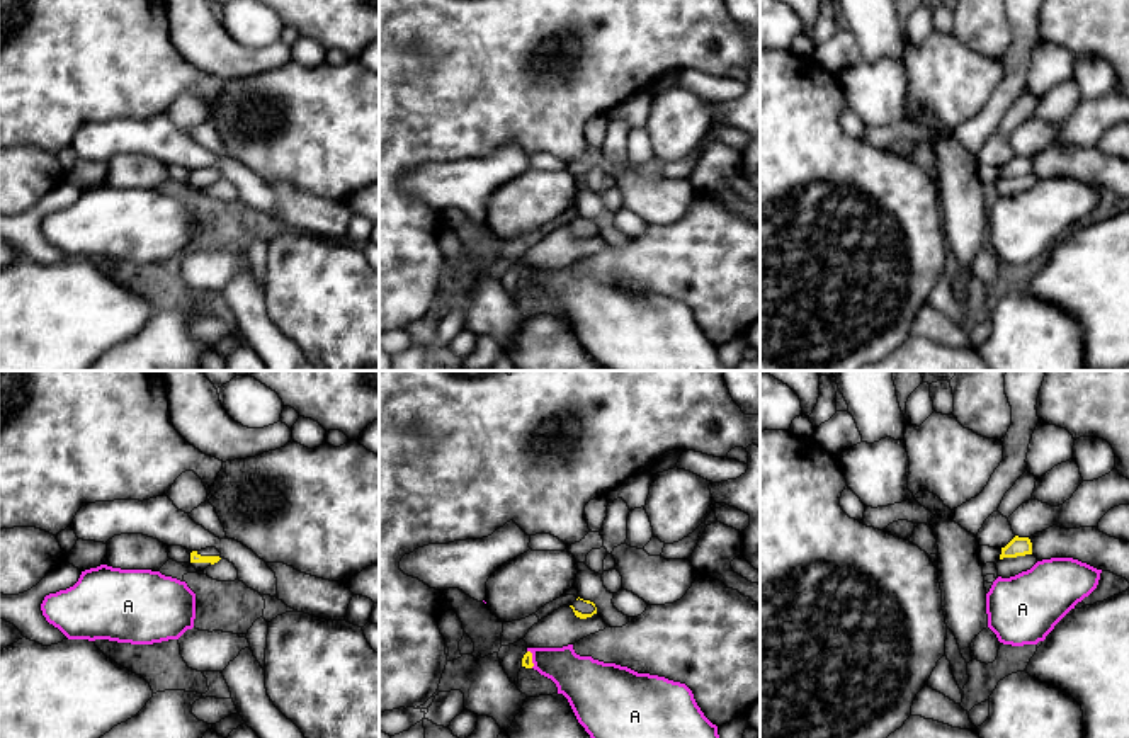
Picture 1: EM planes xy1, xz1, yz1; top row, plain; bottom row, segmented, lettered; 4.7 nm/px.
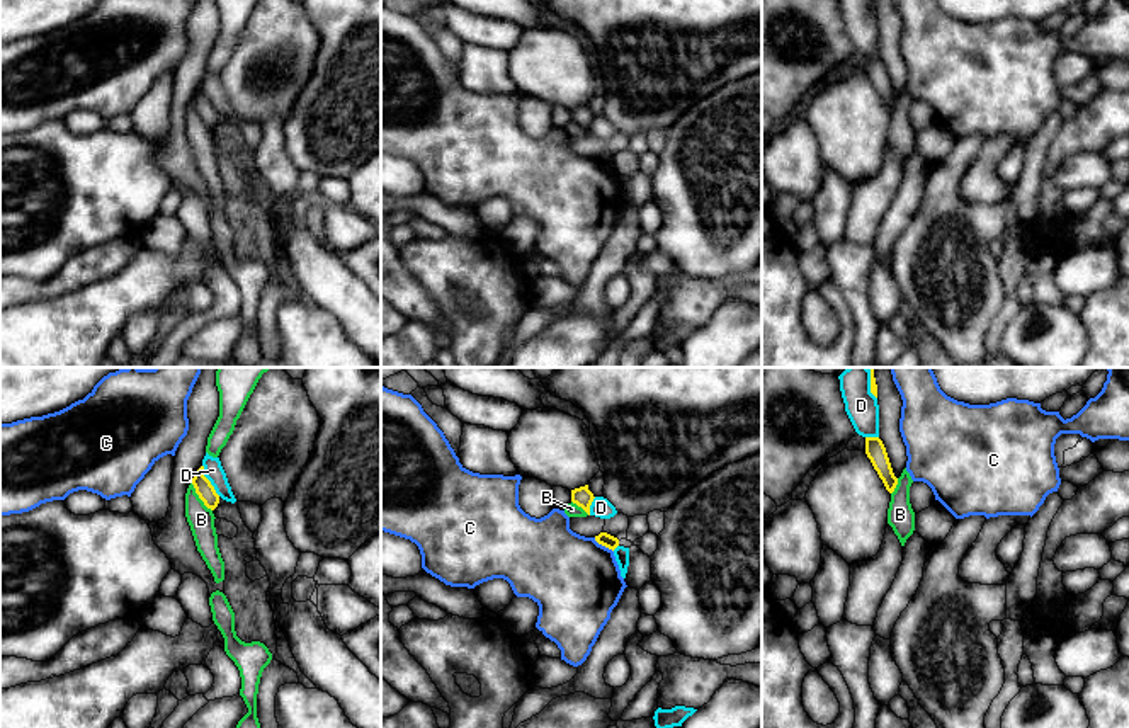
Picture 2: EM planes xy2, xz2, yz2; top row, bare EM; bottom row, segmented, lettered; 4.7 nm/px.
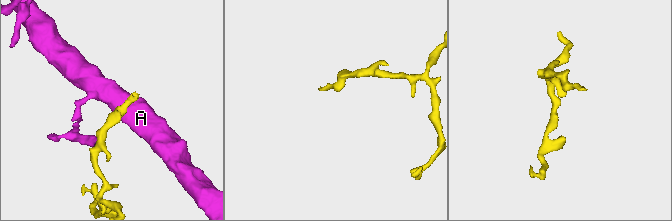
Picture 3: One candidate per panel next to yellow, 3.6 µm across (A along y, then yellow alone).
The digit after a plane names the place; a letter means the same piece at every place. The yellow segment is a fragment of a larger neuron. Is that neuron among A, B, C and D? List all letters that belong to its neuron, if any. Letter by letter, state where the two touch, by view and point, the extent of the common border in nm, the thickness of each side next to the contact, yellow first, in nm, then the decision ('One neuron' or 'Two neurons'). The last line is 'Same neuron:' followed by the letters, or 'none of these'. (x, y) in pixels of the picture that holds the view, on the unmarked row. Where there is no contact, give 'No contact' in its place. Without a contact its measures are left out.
A: Touches yellow at xz1 (531, 278). Shared border 90 nm. Thickness 50 nm (yellow) against 220 nm. Two neurons
B: Touches yellow at xy2 (199, 116). Shared border 170 nm. Thickness 90 nm (yellow) against 130 nm. Two neurons
C: Touches yellow at xz2 (604, 164). Shared border 120 nm. Thickness 70 nm (yellow) against 420 nm. Two neurons
D: Touches yellow at xy2 (208, 99). Shared border 170 nm. Thickness 90 nm (yellow) against 90 nm. Two neurons
Same neuron: none of these

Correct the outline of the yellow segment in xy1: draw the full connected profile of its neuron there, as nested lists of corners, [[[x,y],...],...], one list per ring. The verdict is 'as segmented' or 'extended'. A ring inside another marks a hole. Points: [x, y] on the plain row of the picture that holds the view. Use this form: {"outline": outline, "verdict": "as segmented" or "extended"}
{"outline": [[[206,167],[206,168],[190,172],[190,184],[197,190],[206,189],[207,185],[218,182],[219,179],[221,179],[221,172],[216,167]]], "verdict": "extended"}

